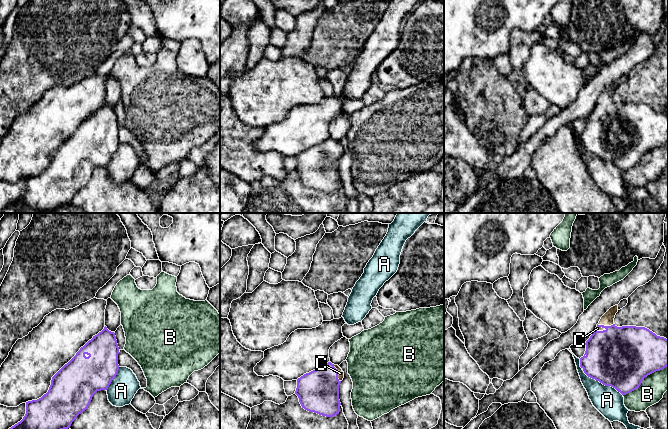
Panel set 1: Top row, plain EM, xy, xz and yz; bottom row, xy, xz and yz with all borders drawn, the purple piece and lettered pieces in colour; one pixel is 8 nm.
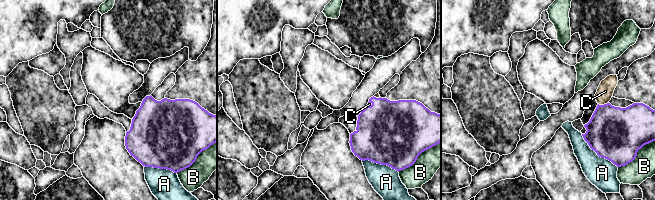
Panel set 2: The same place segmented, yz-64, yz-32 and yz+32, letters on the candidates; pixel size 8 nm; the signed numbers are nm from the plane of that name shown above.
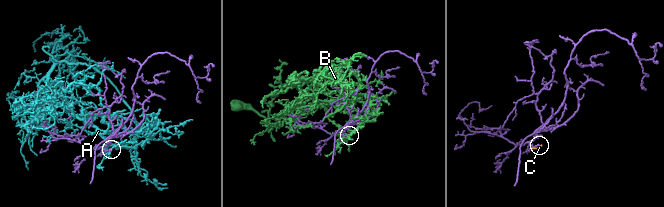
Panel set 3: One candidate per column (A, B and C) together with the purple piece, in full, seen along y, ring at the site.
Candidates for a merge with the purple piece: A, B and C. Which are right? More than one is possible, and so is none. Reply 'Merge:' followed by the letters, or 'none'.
Merge: C

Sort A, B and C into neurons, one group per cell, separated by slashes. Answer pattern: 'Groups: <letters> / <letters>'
Groups: A / B / C

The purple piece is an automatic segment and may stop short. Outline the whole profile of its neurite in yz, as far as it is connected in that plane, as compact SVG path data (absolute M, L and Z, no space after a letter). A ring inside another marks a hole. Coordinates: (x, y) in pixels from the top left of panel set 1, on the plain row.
M615 81L601 93L596 106L585 119L586 127L584 132L580 134L580 143L588 153L605 162L611 162L622 171L626 171L639 164L645 153L668 142L668 115L657 112L645 103L617 103L614 100L617 88L618 81Z

